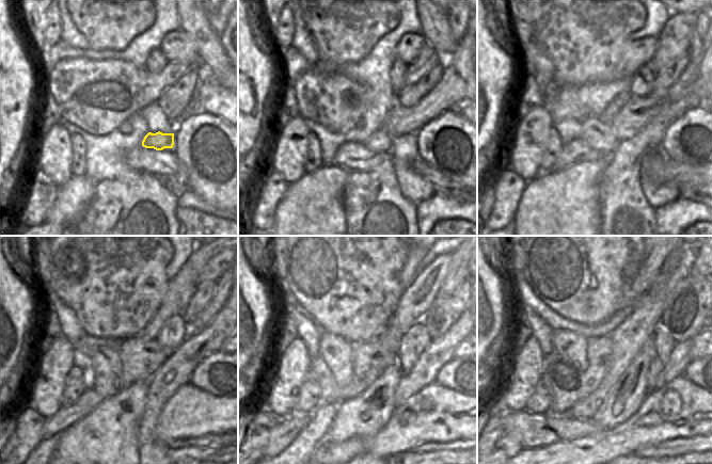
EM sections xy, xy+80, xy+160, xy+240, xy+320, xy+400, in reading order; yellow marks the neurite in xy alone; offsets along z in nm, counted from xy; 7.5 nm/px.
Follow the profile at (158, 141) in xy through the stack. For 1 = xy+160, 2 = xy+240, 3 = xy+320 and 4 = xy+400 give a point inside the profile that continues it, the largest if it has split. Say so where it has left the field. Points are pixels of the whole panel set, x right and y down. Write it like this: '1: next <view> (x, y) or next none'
1: next xy+160 (599, 136)
2: next xy+240 (106, 378)
3: next xy+320 (337, 353)
4: next xy+400 (572, 346)

